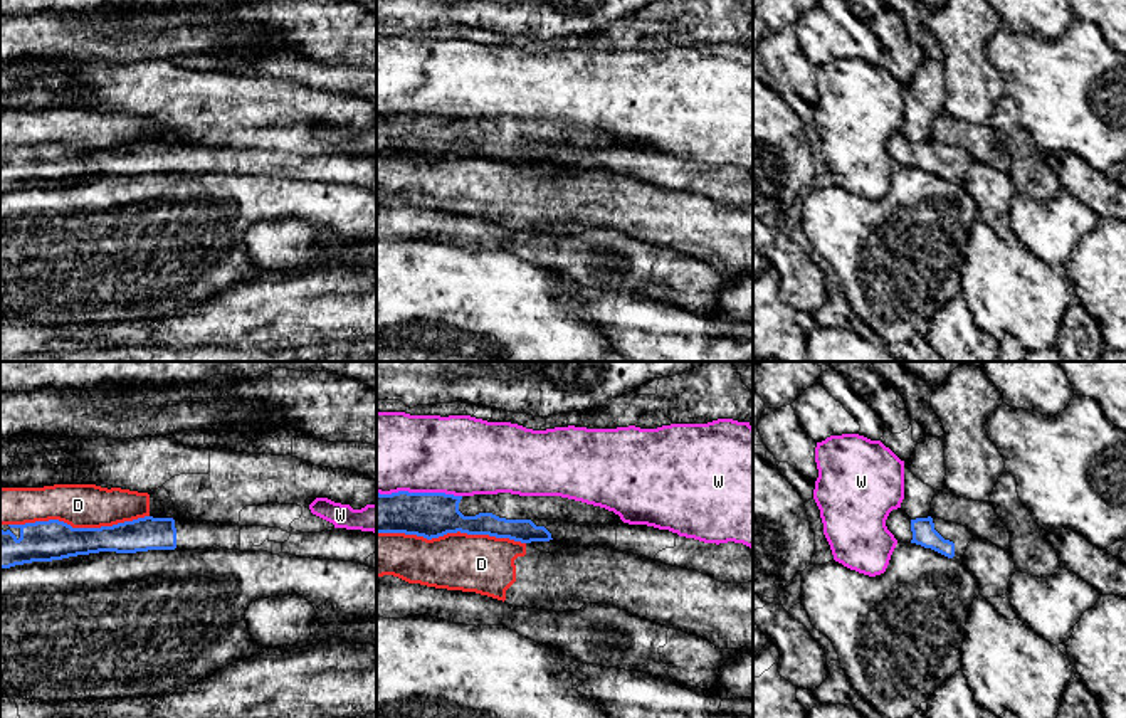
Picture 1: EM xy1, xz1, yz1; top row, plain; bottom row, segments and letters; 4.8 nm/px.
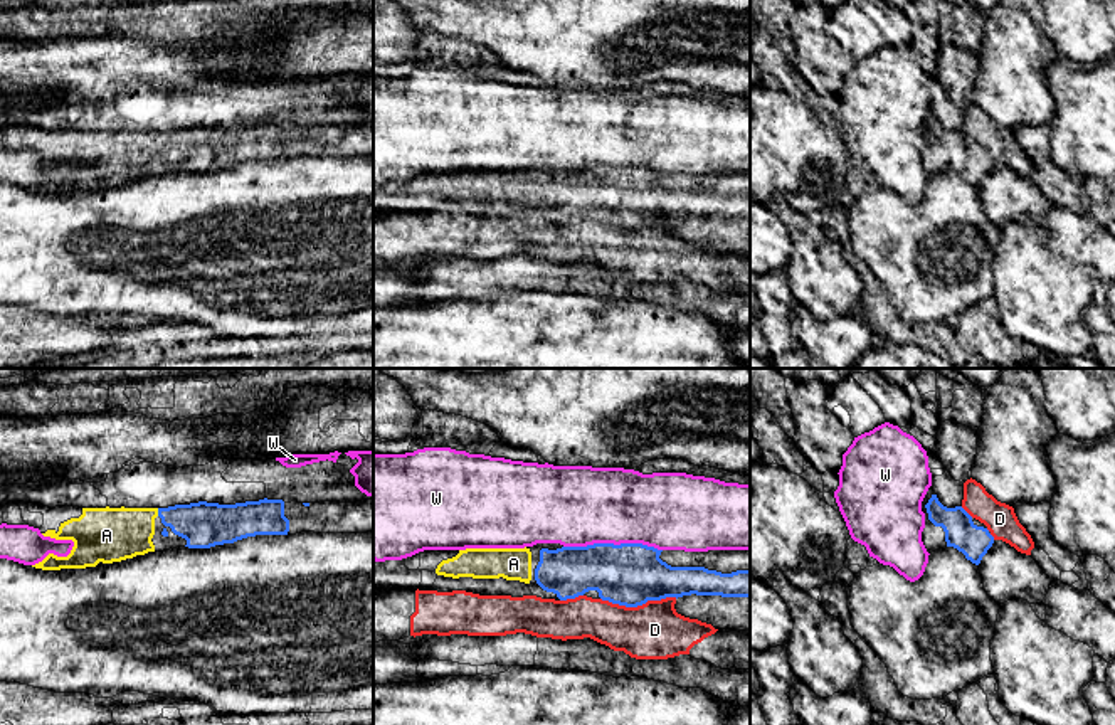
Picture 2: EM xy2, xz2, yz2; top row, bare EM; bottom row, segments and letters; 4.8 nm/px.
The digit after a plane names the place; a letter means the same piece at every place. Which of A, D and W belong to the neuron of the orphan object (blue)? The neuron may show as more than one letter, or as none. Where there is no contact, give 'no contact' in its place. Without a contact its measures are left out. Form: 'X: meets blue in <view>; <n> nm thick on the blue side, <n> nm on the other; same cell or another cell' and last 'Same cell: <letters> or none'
A: meets blue in xy2; 220 nm thick on the blue side, 260 nm on the other; same cell
D: meets blue in xz1; 220 nm thick on the blue side, 280 nm on the other; another cell
W: meets blue in xz2; 300 nm thick on the blue side, 380 nm on the other; another cell
Same cell: A

